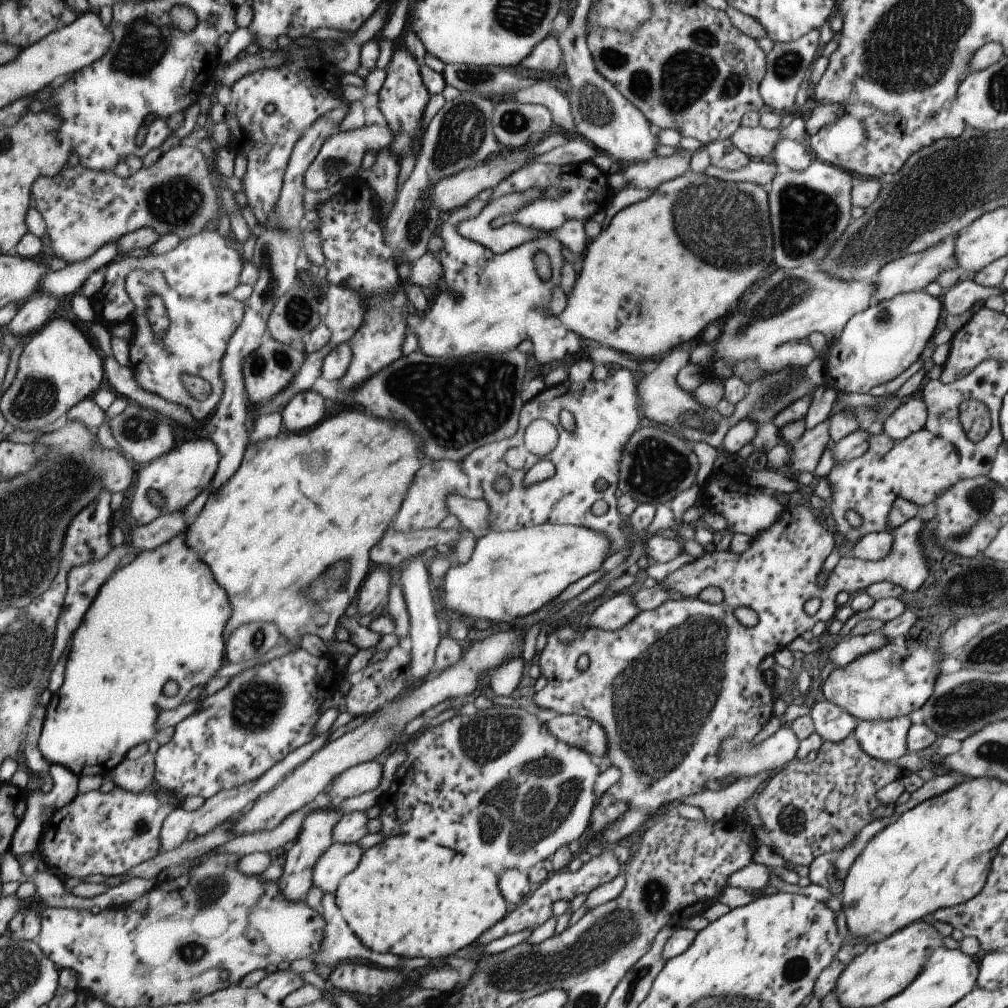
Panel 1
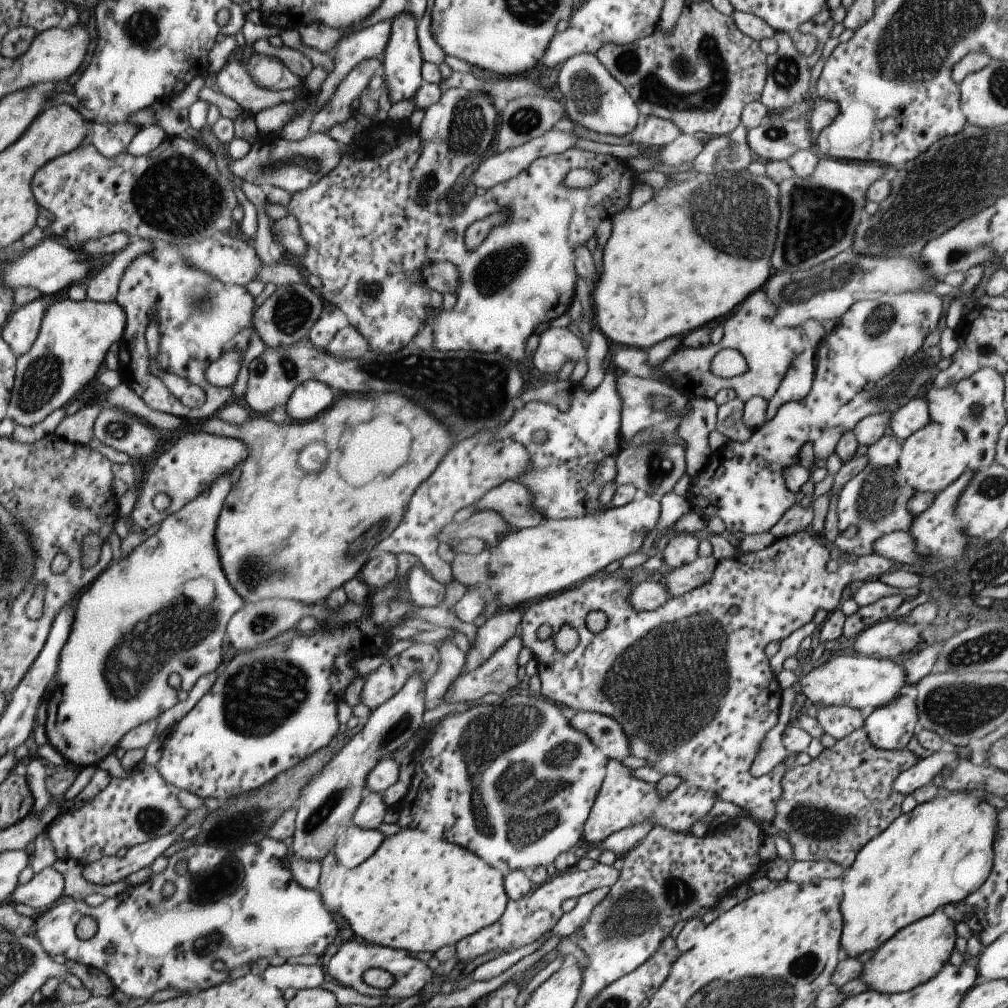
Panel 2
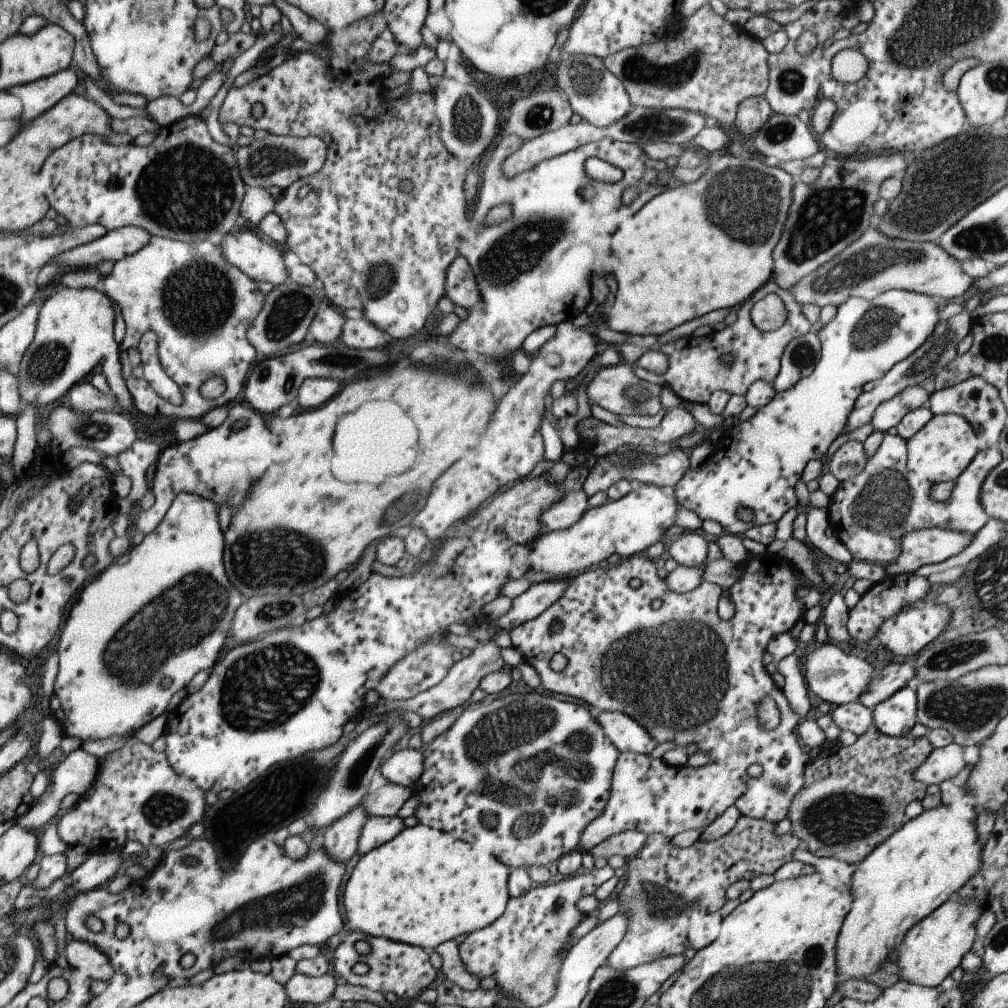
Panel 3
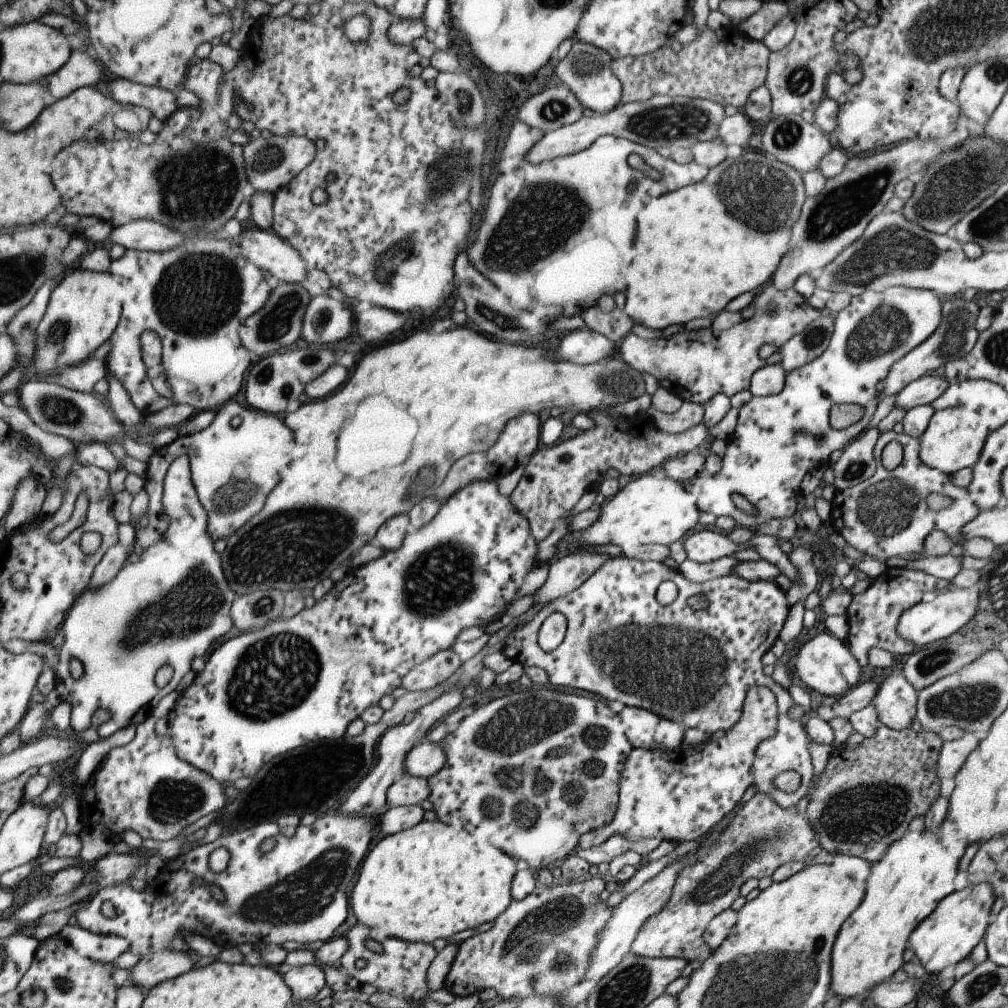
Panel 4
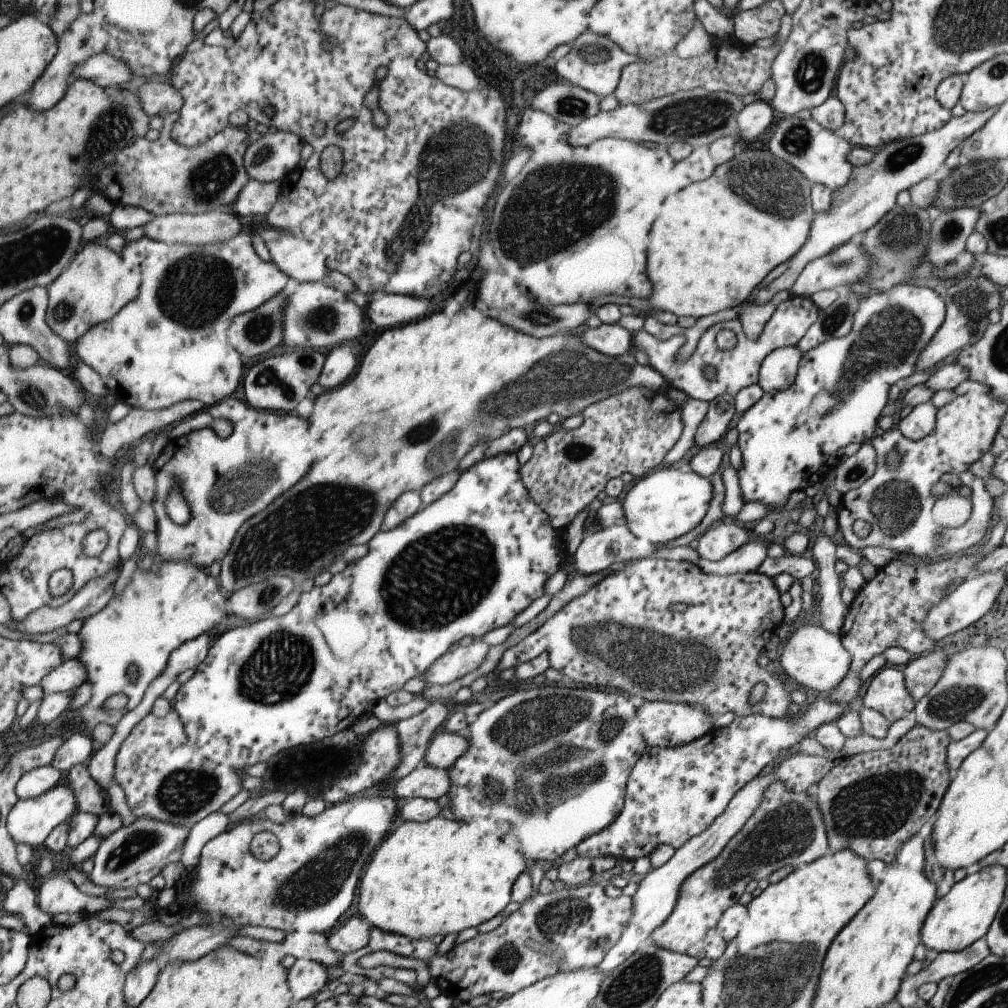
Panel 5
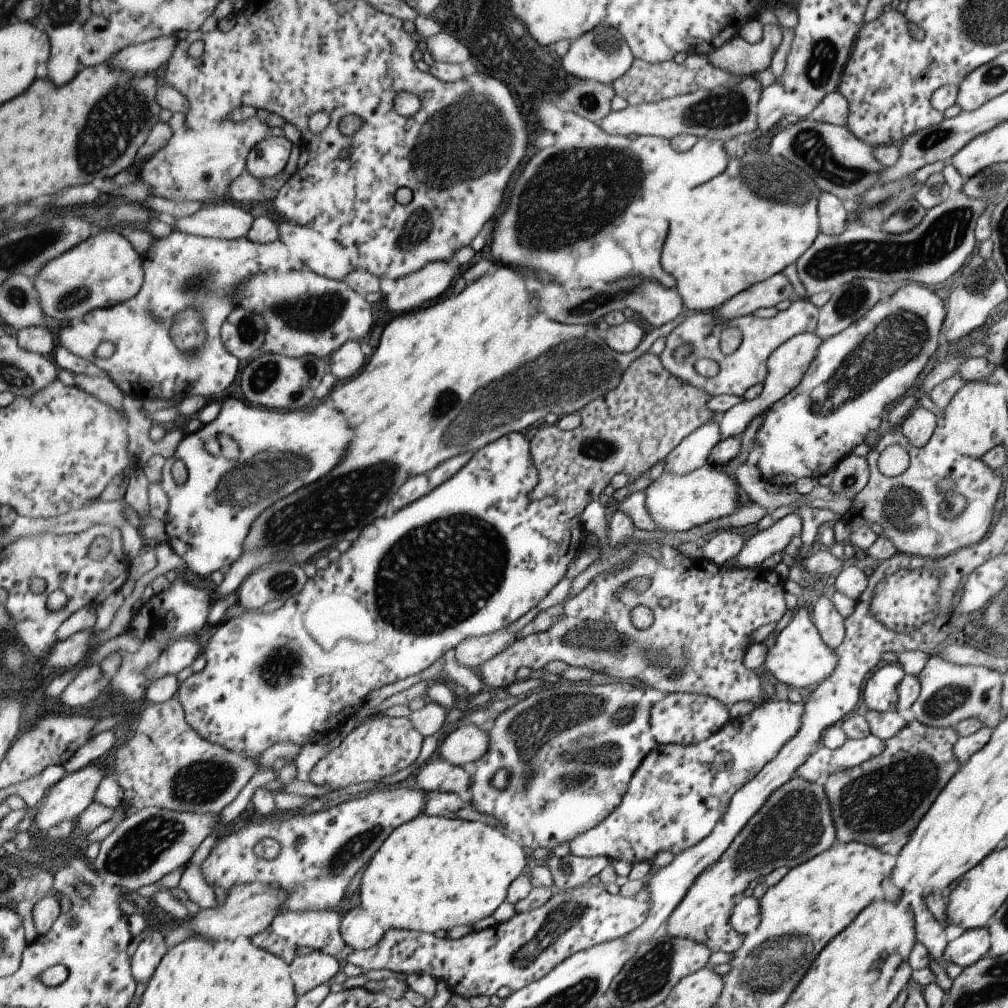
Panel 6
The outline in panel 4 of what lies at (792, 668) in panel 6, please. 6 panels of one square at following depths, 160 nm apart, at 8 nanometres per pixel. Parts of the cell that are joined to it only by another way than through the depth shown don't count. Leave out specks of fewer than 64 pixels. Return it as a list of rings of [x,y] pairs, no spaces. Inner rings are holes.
[[[819,631],[797,650],[793,670],[797,678],[815,692],[823,696],[841,696],[853,684],[857,684],[861,667],[845,642],[835,638],[831,633]]]

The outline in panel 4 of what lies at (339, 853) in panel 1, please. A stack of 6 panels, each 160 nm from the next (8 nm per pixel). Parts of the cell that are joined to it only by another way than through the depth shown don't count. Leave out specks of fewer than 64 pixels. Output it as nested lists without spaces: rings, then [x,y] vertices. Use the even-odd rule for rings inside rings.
[[[420,805],[389,807],[379,818],[379,830],[385,836],[413,828],[423,821],[425,810]]]

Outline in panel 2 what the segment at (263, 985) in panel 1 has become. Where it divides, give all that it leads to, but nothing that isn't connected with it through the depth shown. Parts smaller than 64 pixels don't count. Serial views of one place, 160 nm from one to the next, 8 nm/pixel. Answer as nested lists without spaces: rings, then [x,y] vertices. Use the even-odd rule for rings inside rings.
[[[284,963],[283,966],[270,965],[263,974],[267,983],[275,985],[281,990],[291,988],[312,989],[321,986],[323,968],[319,963],[315,965],[300,965]]]

